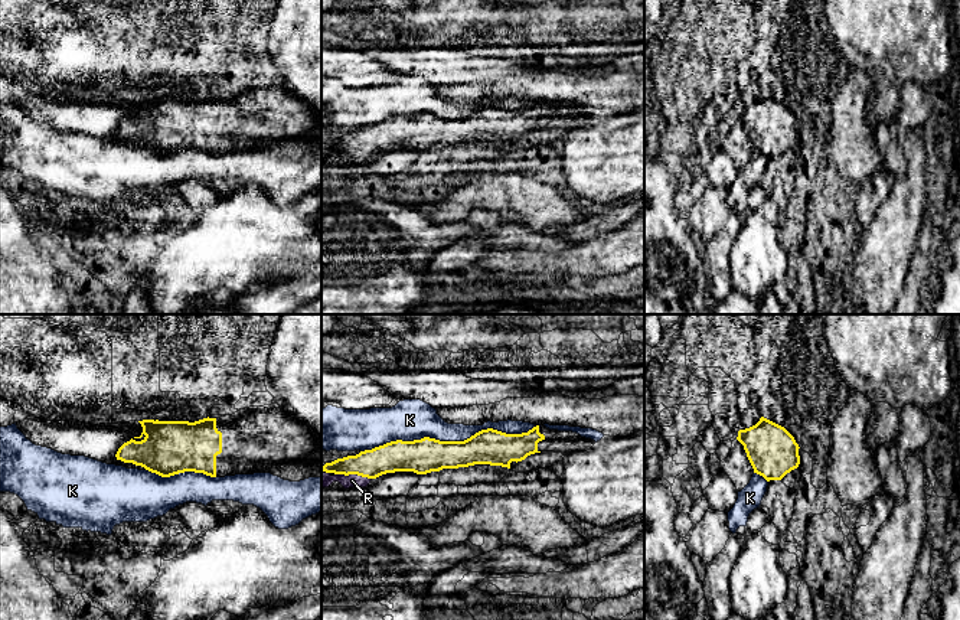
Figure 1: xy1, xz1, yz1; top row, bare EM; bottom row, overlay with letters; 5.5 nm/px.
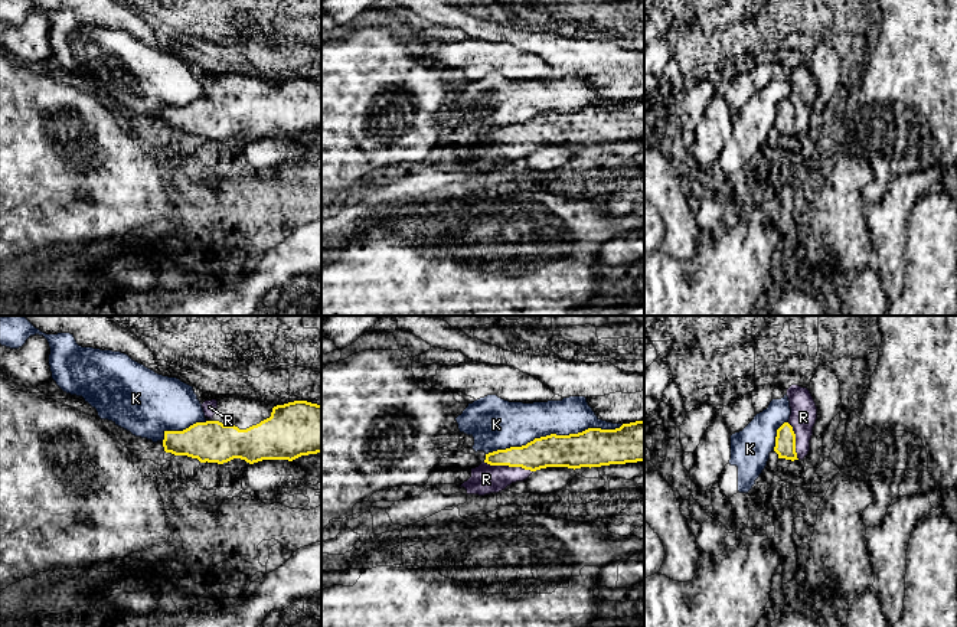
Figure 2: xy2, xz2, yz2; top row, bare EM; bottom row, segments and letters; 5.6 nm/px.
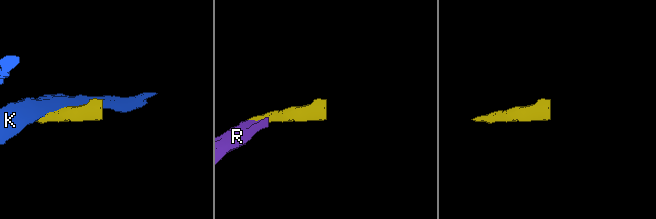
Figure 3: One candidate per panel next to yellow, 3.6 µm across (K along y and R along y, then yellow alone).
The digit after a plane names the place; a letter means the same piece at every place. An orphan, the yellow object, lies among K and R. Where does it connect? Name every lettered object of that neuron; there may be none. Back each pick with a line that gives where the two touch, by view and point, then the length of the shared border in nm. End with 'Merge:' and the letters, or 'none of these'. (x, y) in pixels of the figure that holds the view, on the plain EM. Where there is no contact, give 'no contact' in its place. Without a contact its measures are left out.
R: contact xz2 (509, 143); length 280 nm
Merge: R

